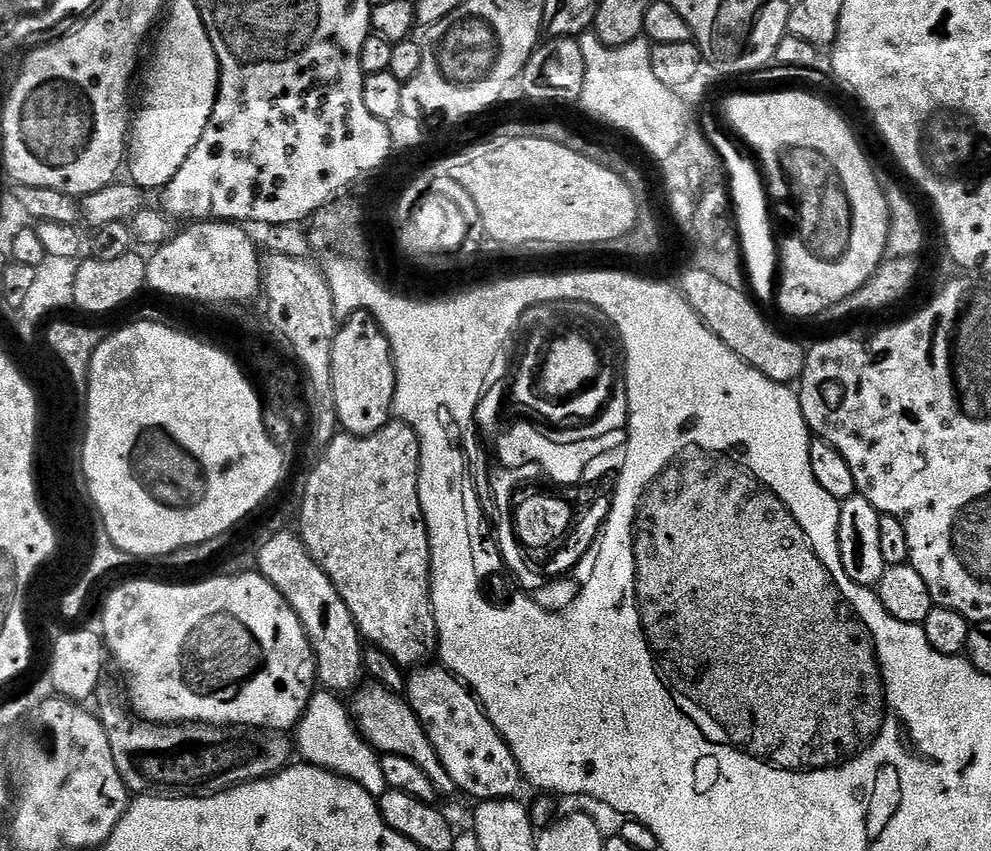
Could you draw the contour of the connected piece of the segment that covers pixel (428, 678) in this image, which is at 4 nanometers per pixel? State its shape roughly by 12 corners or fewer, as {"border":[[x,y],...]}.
{"border":[[447,668],[407,673],[406,699],[453,785],[515,797],[510,746]]}

